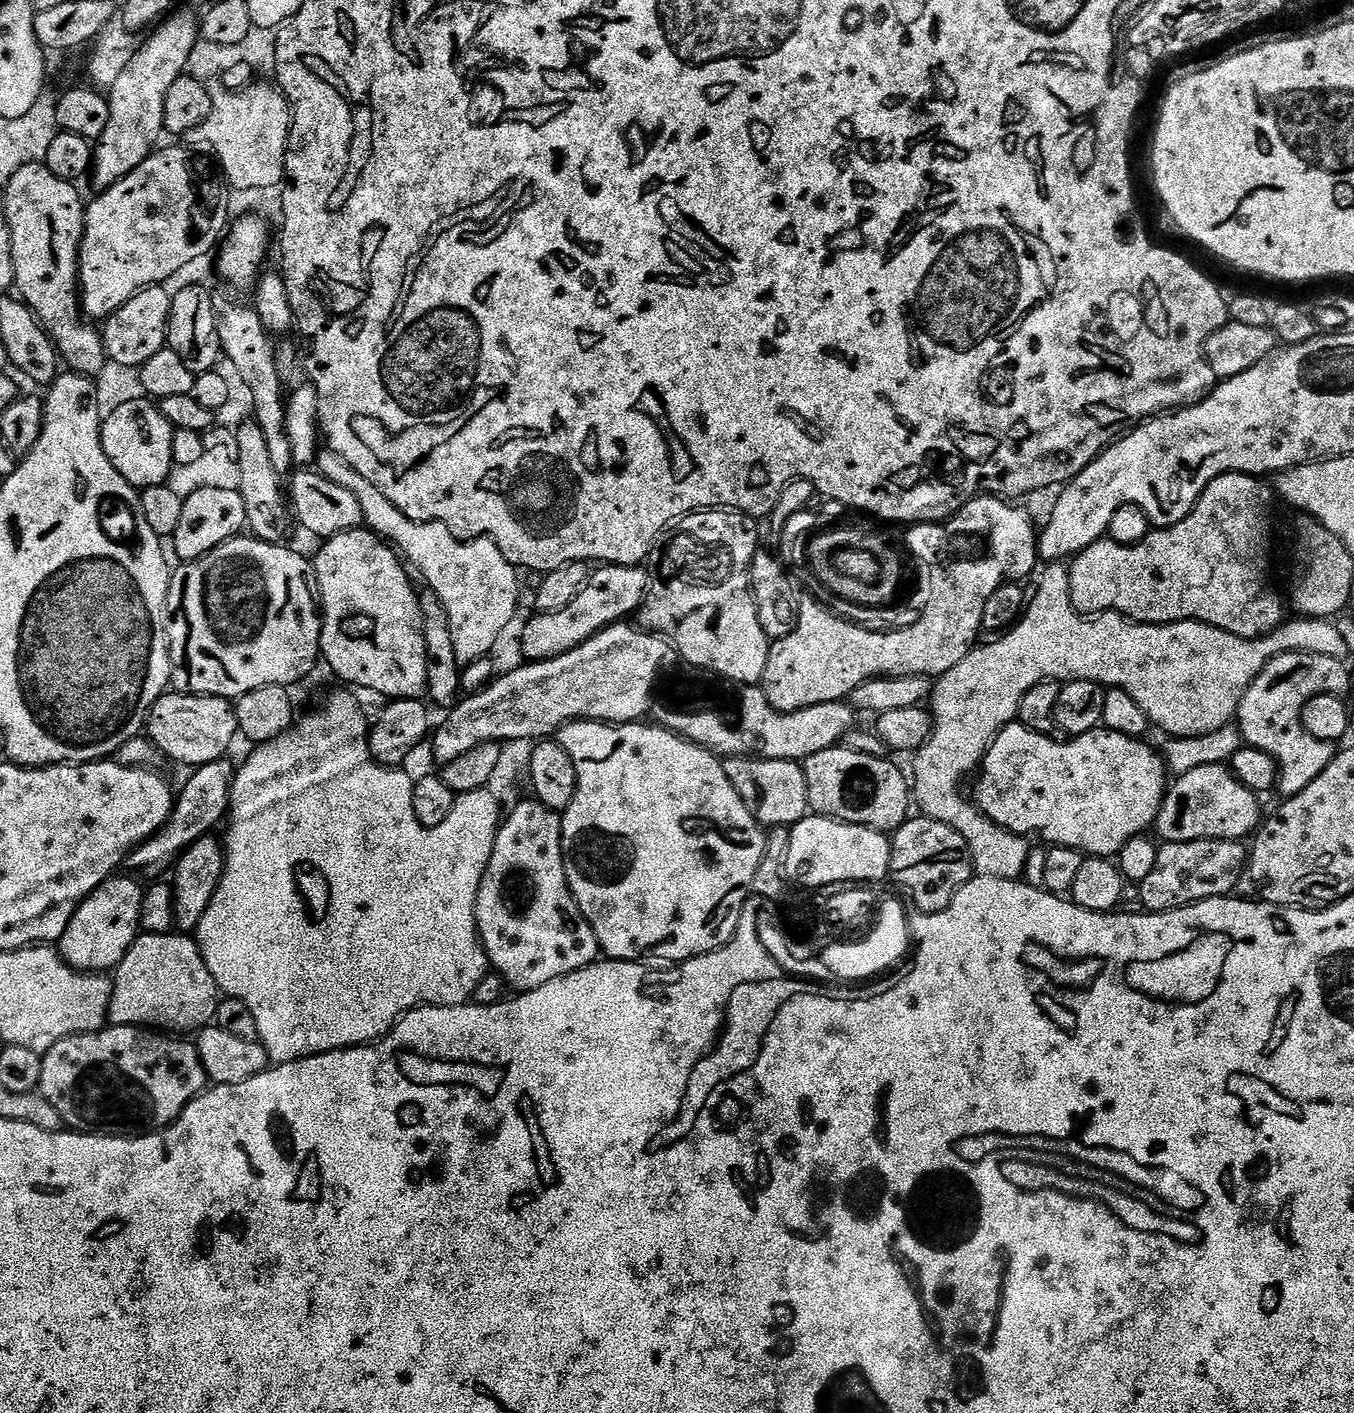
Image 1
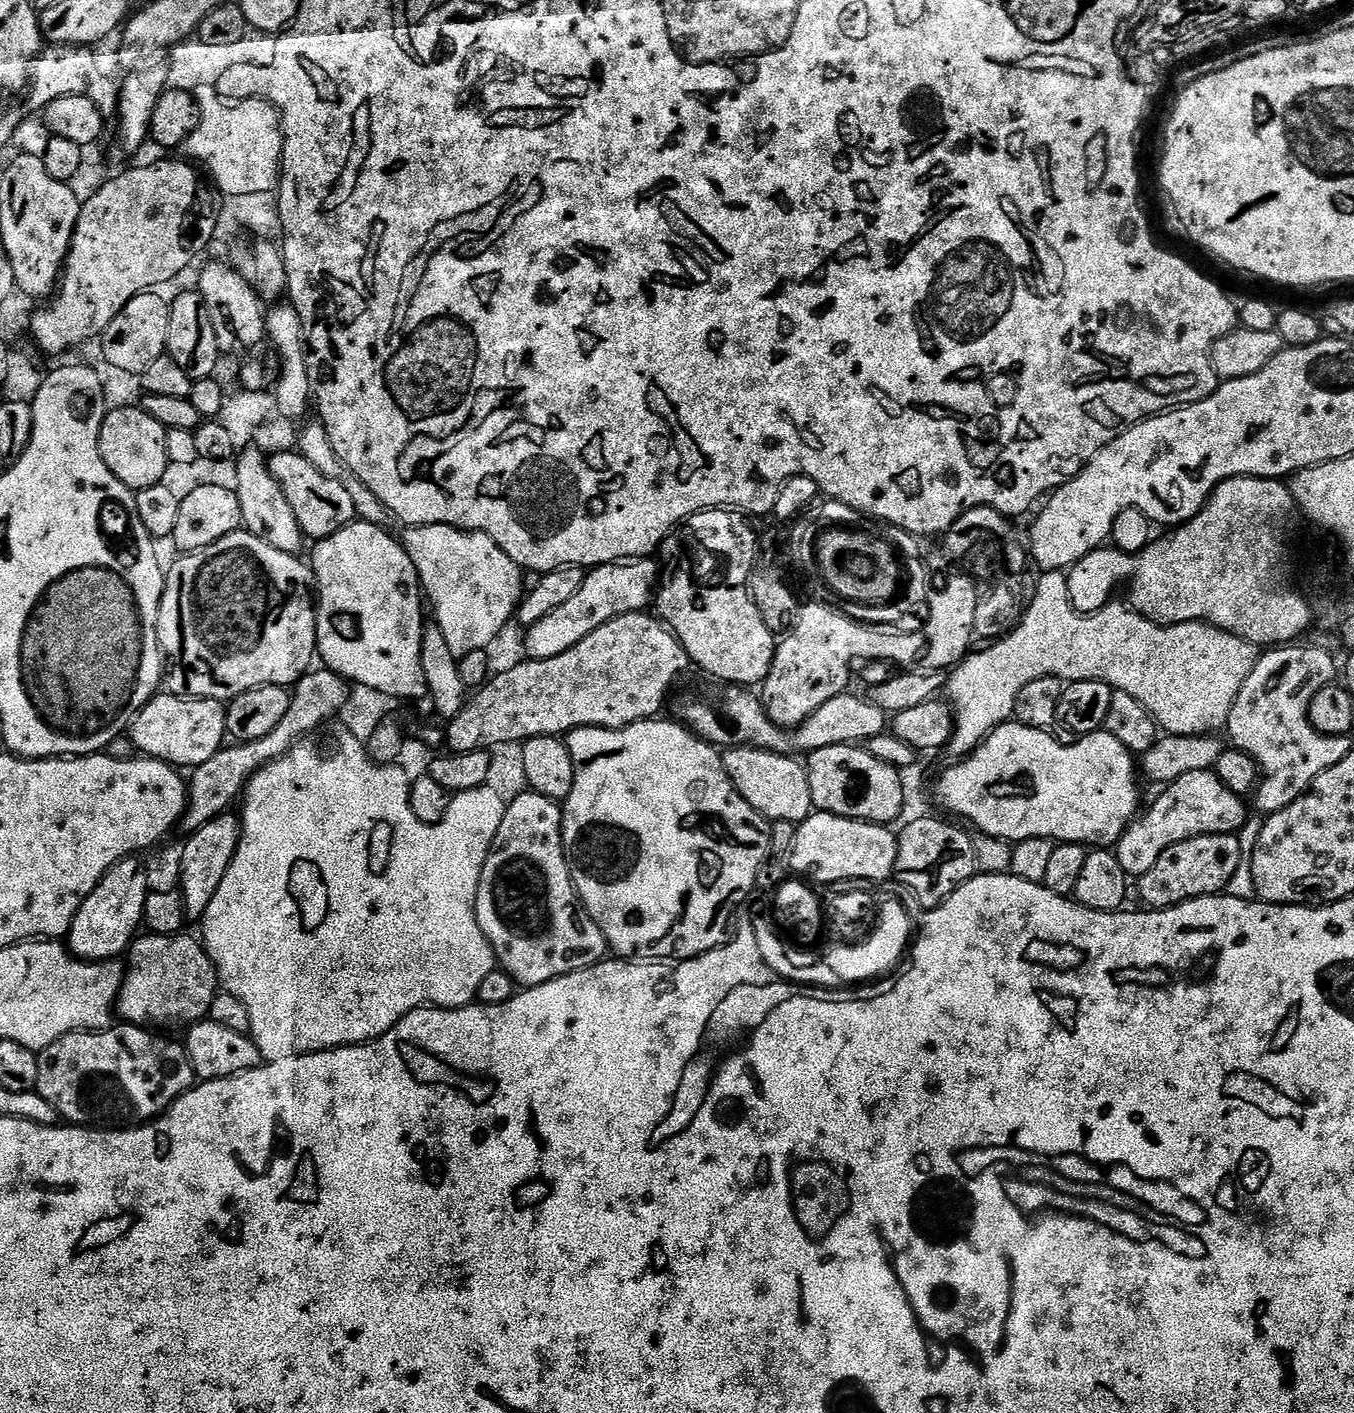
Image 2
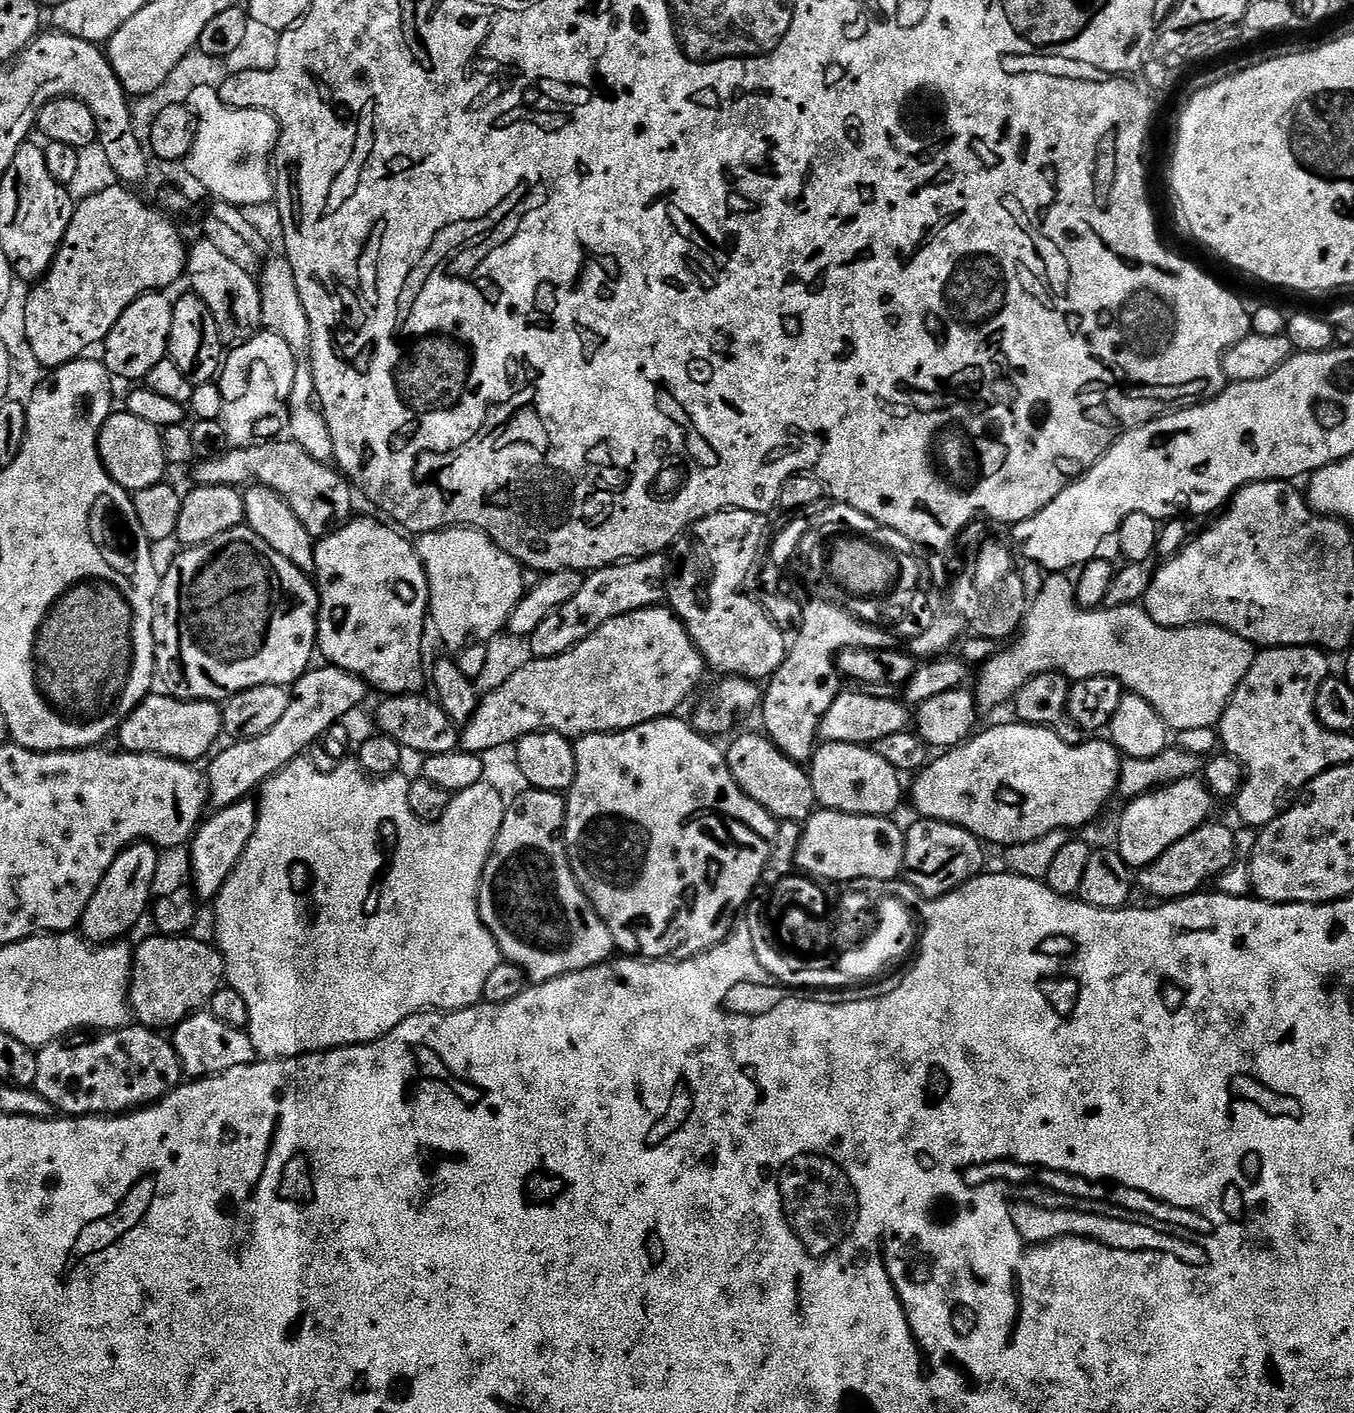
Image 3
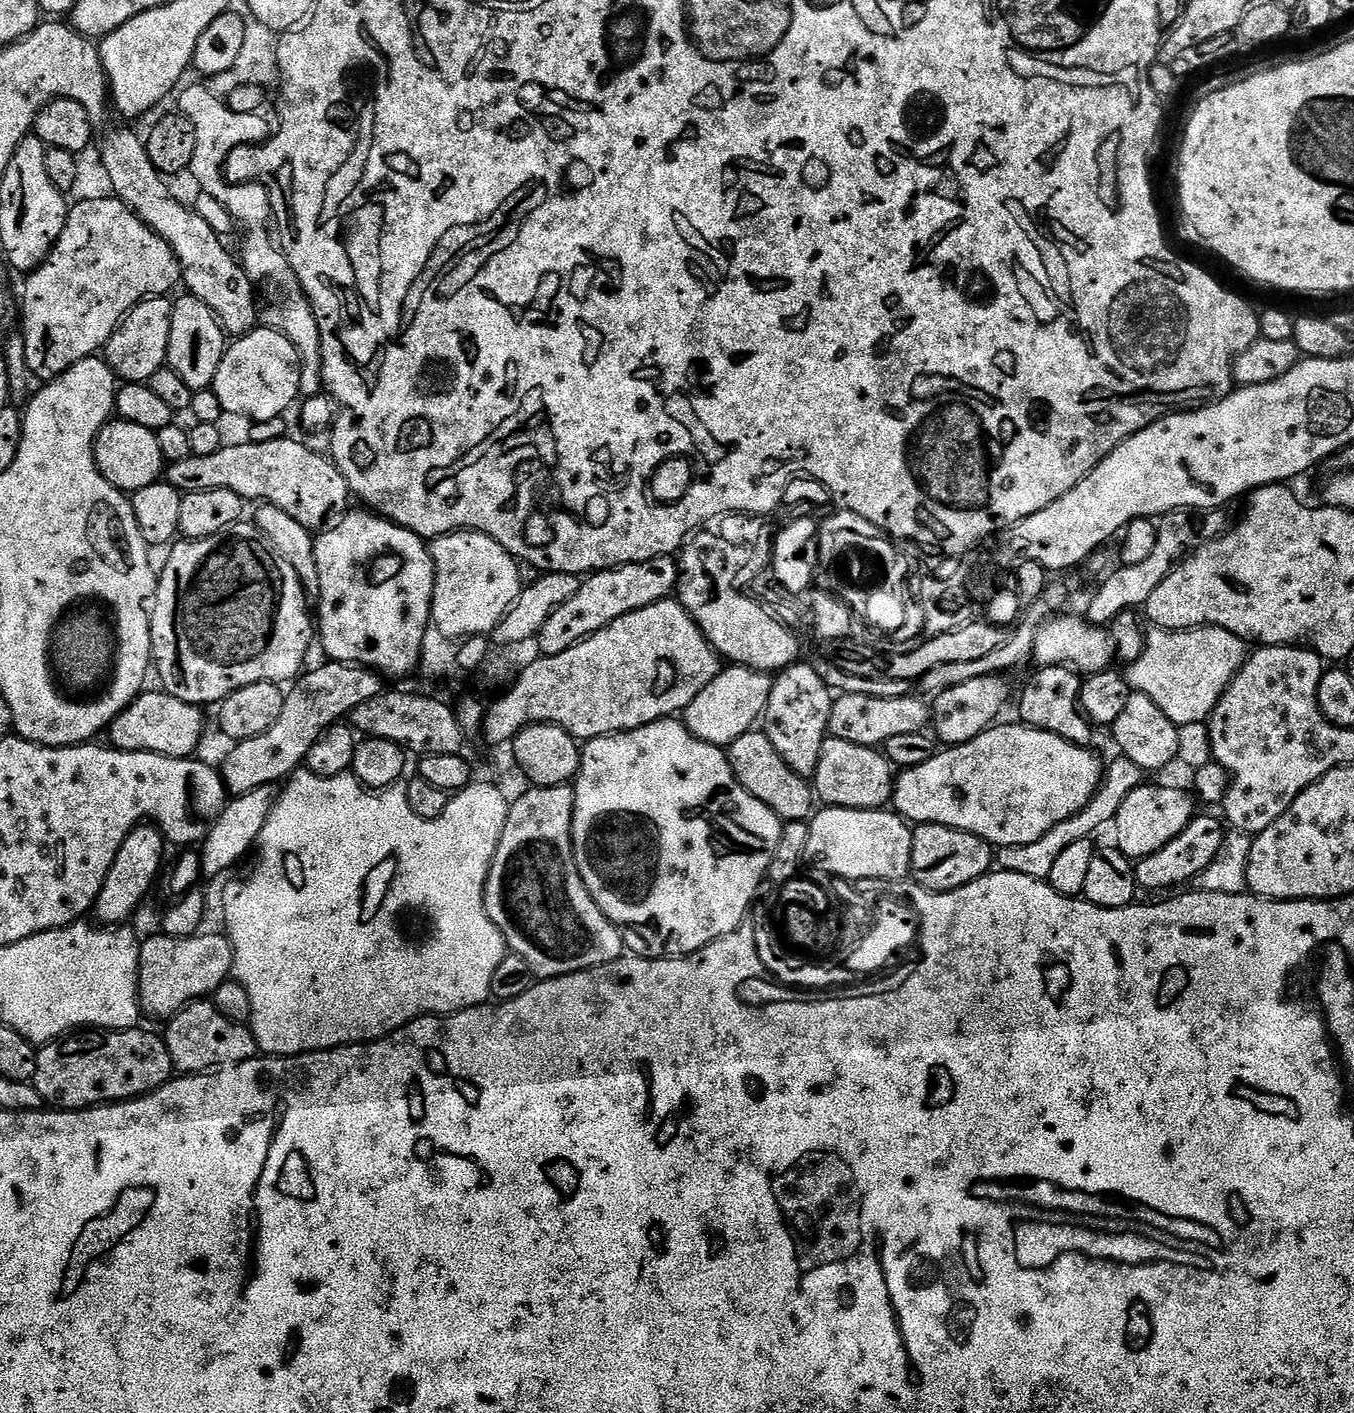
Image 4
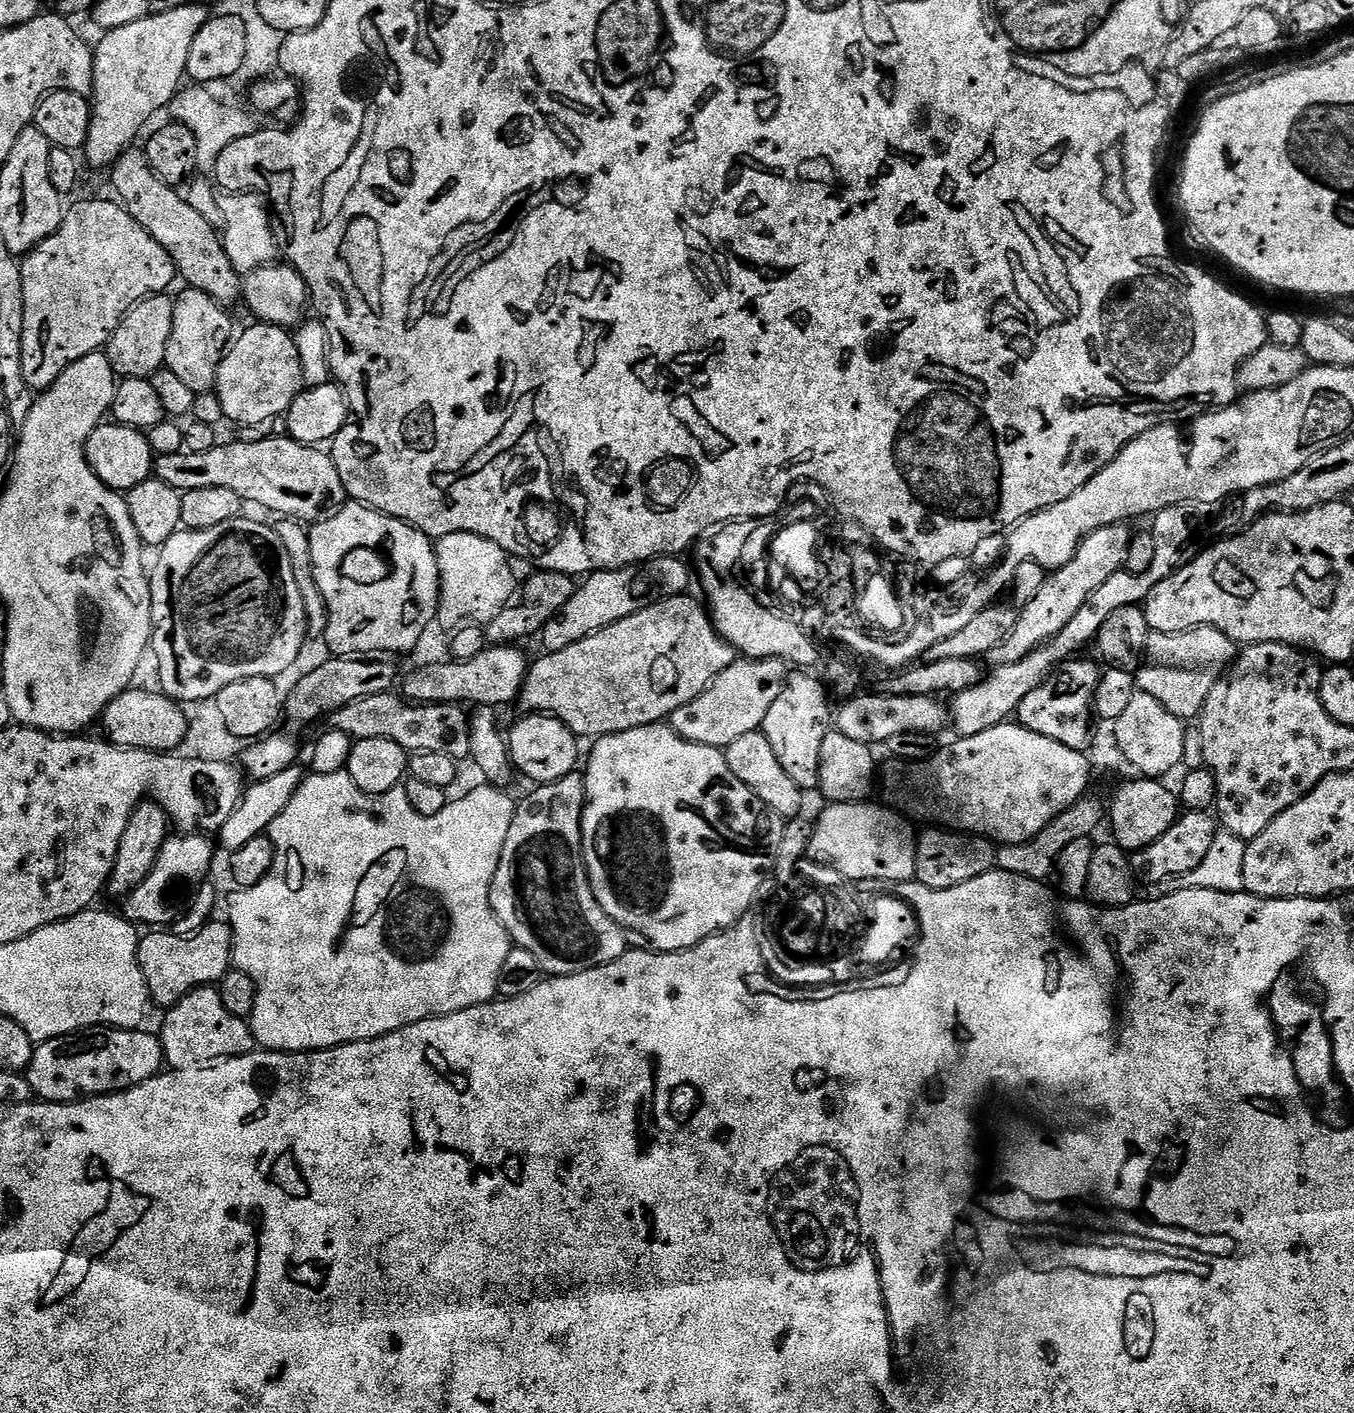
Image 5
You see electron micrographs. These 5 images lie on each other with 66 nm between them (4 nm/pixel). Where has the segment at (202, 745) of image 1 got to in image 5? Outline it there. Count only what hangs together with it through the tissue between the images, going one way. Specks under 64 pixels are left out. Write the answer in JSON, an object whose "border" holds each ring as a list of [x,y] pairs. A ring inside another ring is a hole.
{"border":[[[133,686],[118,694],[110,706],[106,706],[102,717],[103,735],[118,748],[137,748],[143,752],[172,754],[186,738],[187,722],[182,707],[177,701],[165,696],[163,691],[147,692]]]}

